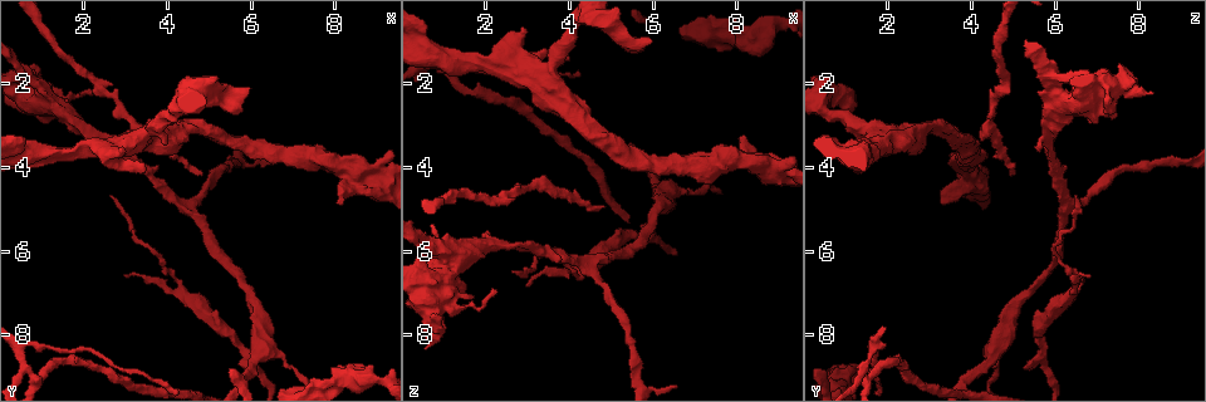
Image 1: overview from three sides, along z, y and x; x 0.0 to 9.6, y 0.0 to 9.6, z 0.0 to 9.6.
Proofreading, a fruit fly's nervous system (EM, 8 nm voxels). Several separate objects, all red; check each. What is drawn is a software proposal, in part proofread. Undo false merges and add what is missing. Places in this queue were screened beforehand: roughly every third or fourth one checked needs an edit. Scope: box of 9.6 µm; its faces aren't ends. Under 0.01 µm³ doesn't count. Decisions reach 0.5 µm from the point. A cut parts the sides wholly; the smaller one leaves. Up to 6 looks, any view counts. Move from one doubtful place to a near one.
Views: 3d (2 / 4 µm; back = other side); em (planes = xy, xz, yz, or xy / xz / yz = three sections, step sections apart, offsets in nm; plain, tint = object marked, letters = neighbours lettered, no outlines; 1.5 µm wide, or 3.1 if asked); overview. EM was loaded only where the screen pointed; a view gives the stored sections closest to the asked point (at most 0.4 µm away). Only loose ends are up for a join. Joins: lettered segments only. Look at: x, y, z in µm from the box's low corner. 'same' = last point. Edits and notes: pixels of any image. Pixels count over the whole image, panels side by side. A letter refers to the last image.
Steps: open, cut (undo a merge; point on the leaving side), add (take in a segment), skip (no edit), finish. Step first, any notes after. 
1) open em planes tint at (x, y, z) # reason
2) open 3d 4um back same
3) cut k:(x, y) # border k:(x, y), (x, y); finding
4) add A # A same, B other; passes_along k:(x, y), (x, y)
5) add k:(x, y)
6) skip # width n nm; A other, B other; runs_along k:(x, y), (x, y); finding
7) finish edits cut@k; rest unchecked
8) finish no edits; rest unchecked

open 3d 2um at (2.90, 3.60, 0.60) # branch stops here

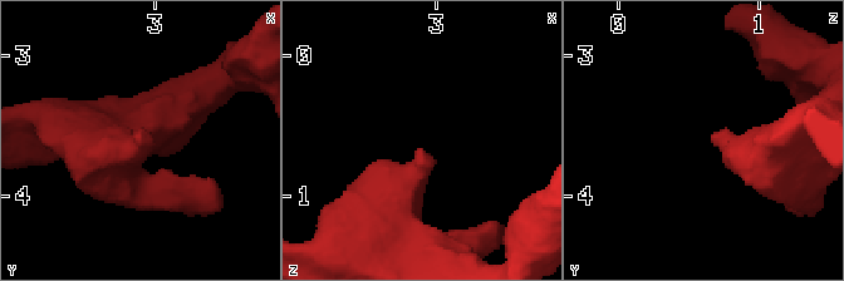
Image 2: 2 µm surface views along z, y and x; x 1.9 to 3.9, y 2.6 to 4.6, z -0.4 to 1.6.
open em planes letters at (2.90, 3.58, 0.66)

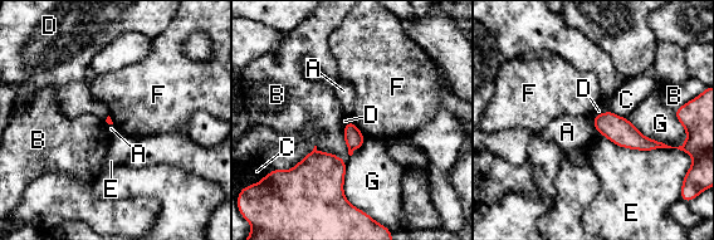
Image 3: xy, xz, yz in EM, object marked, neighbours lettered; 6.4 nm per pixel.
skip # A other, B other, C other, D other, E other, F other, G other; runs_along 3:(596, 120), (639, 142), (659, 145); no lettered segment goes on from it

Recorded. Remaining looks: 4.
open em planes tint at (0.65, 8.95, 1.40) # sharp bend

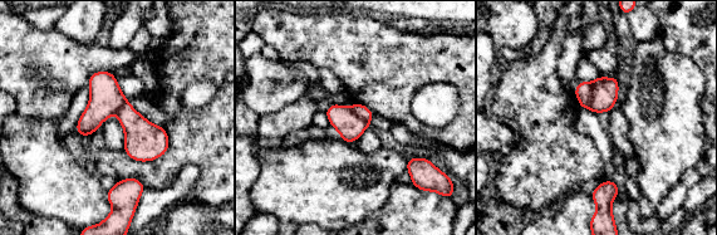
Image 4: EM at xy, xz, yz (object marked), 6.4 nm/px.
open em planes letters same

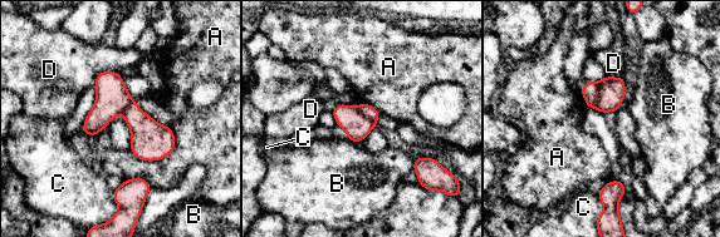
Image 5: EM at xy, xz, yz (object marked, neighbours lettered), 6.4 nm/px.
cut 5:(611, 90) # A other, B other, C other, D other; two neurons meet here

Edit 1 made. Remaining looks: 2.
open overview

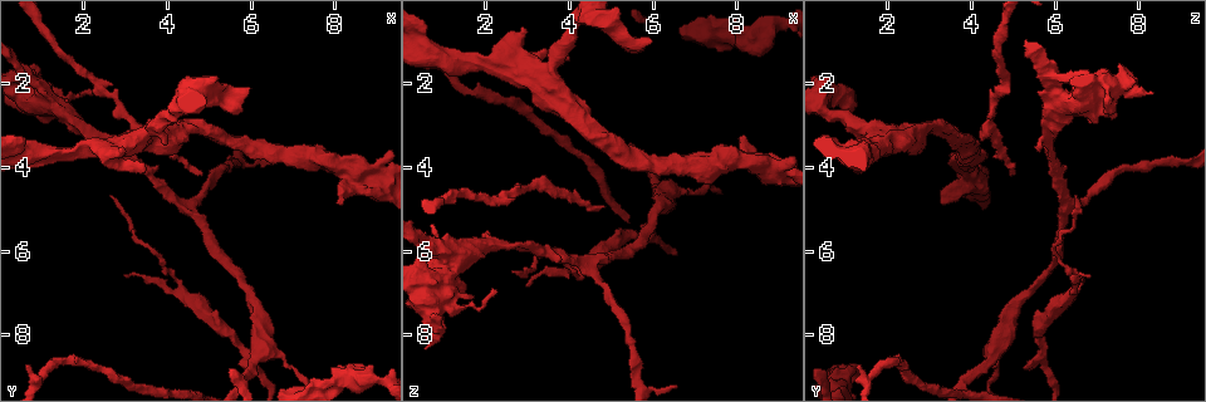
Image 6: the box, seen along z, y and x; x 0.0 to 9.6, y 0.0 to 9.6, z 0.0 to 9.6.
open em yz step 8 letters at (3.05, 6.55, 6.80)

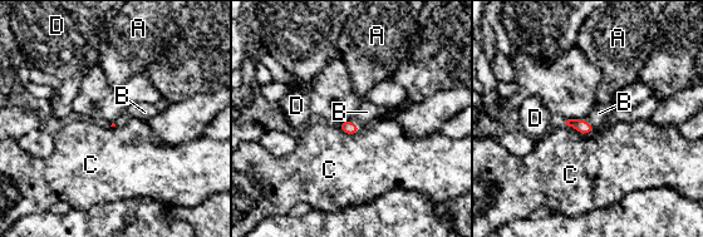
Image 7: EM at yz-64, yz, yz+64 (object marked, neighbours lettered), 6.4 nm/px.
add B # A other, B same, C other, D other; passes_along 7:(581, 126), (589, 123), (599, 113); the neuron continues

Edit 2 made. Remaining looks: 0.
finish edits cut@5, add@7; rest unchecked

